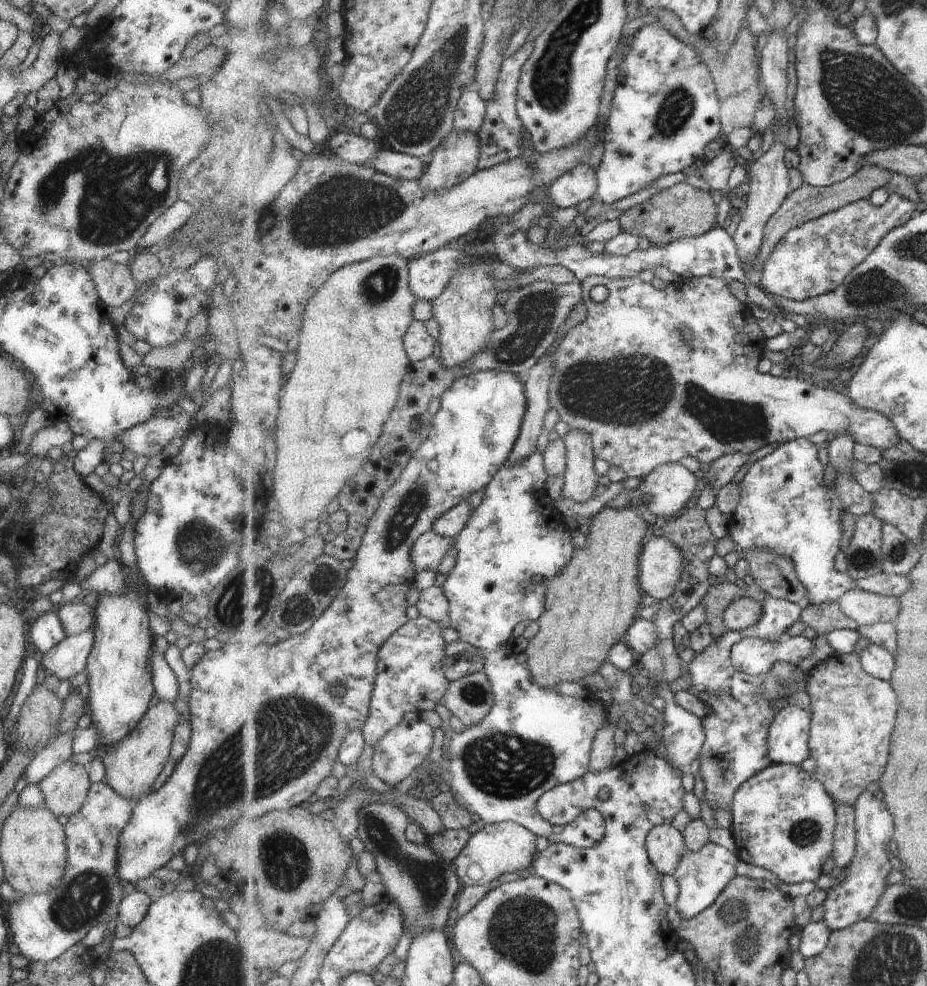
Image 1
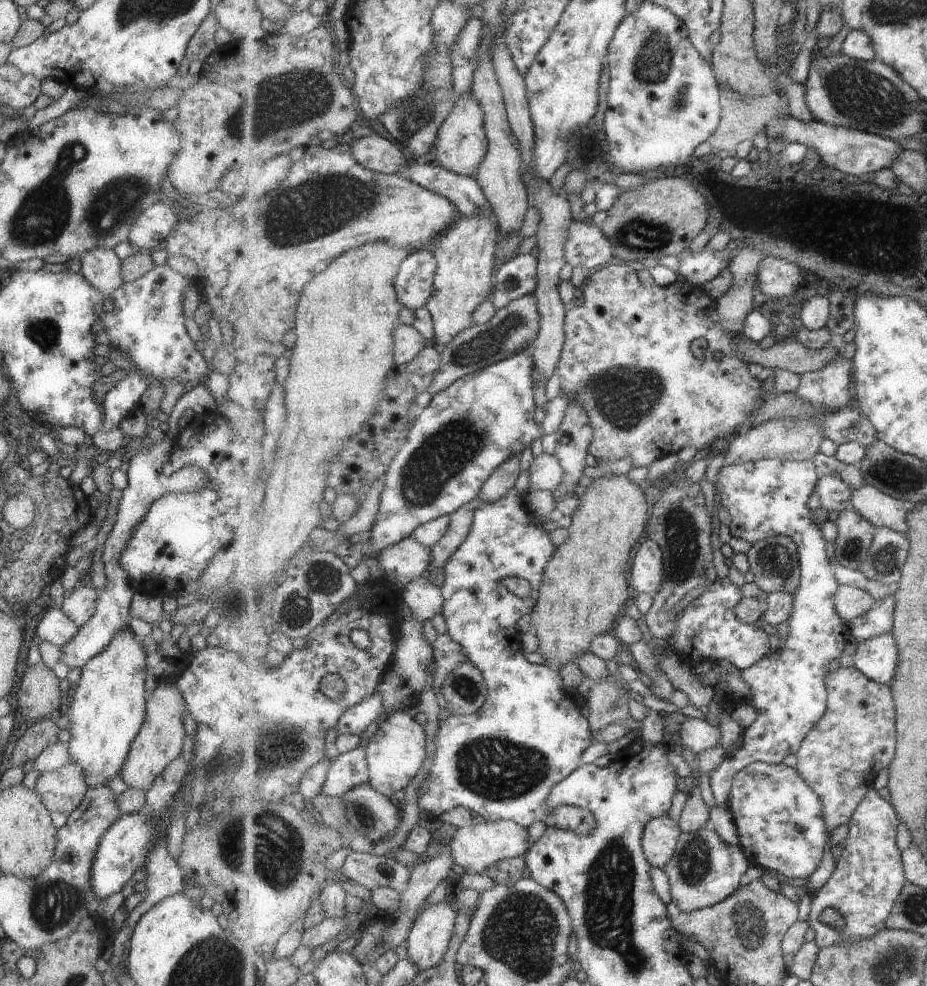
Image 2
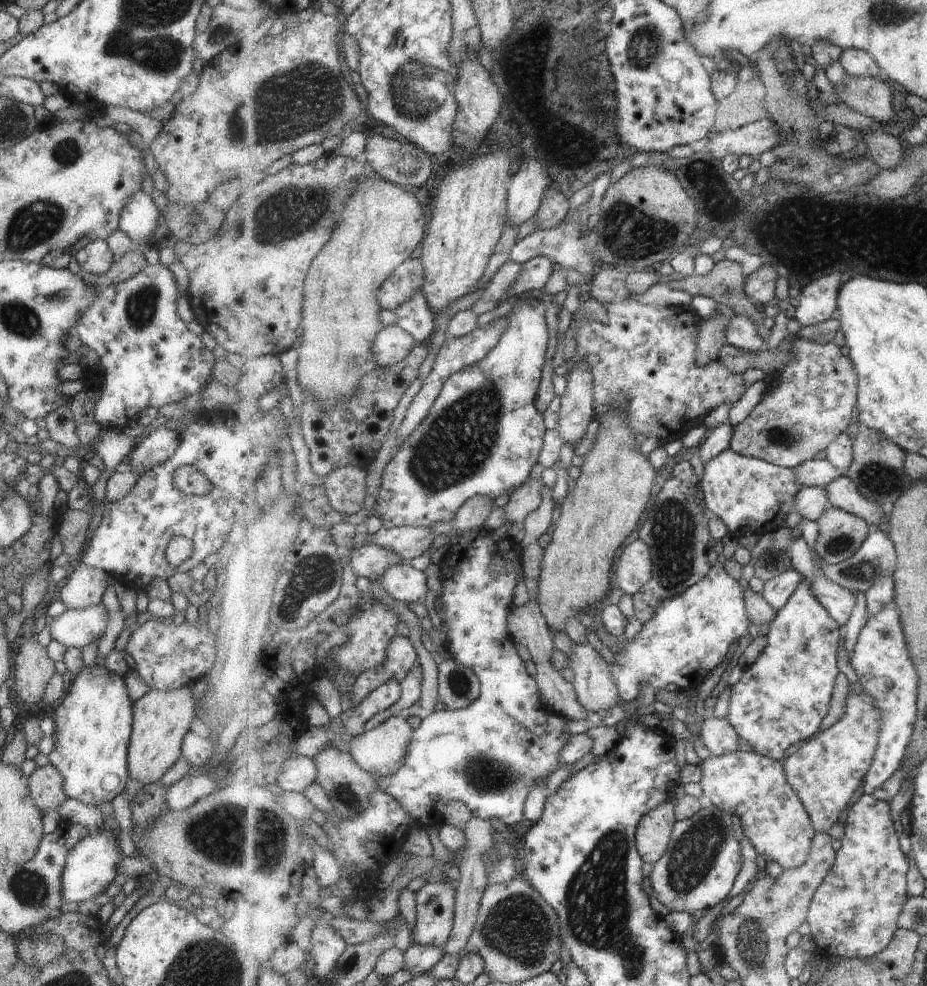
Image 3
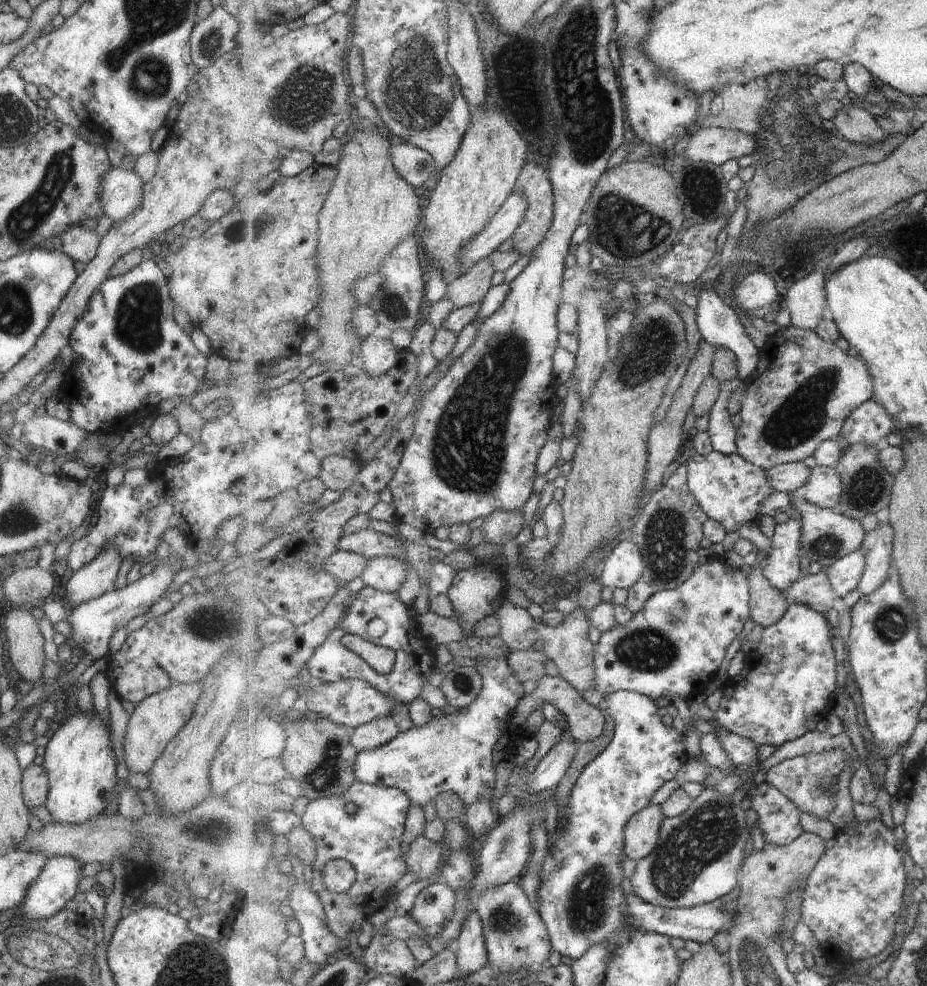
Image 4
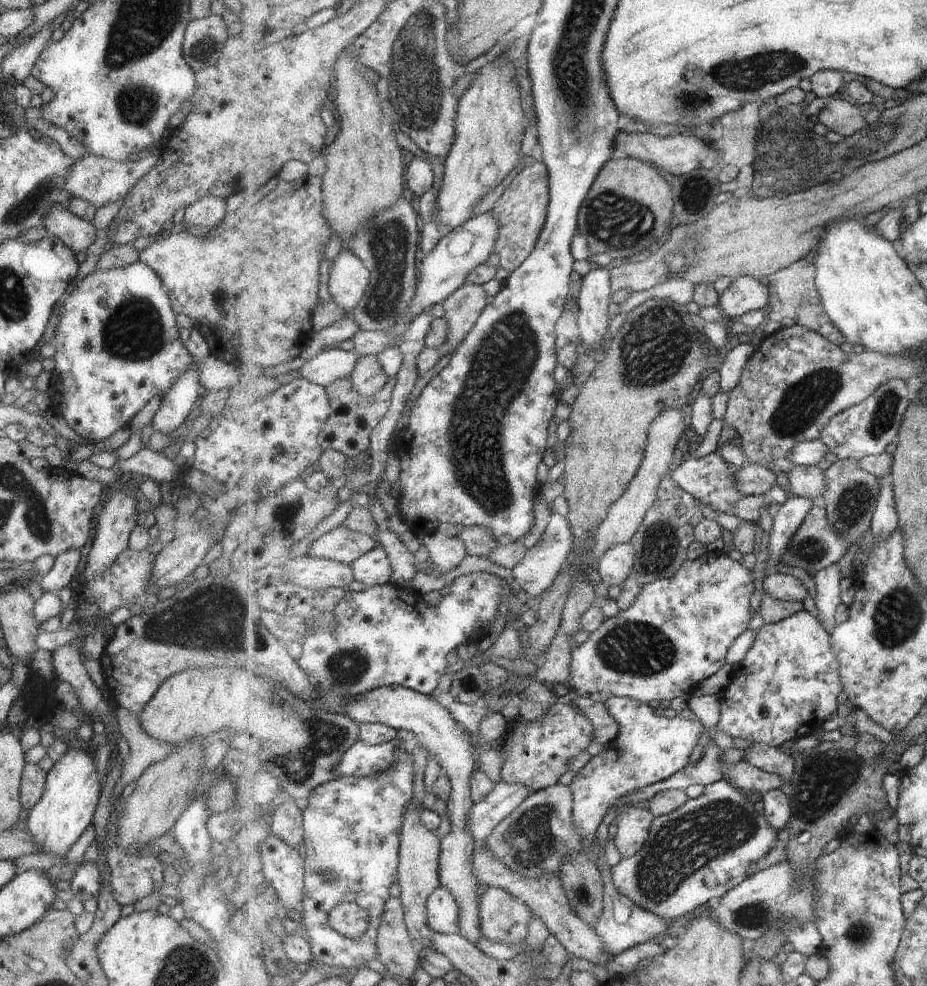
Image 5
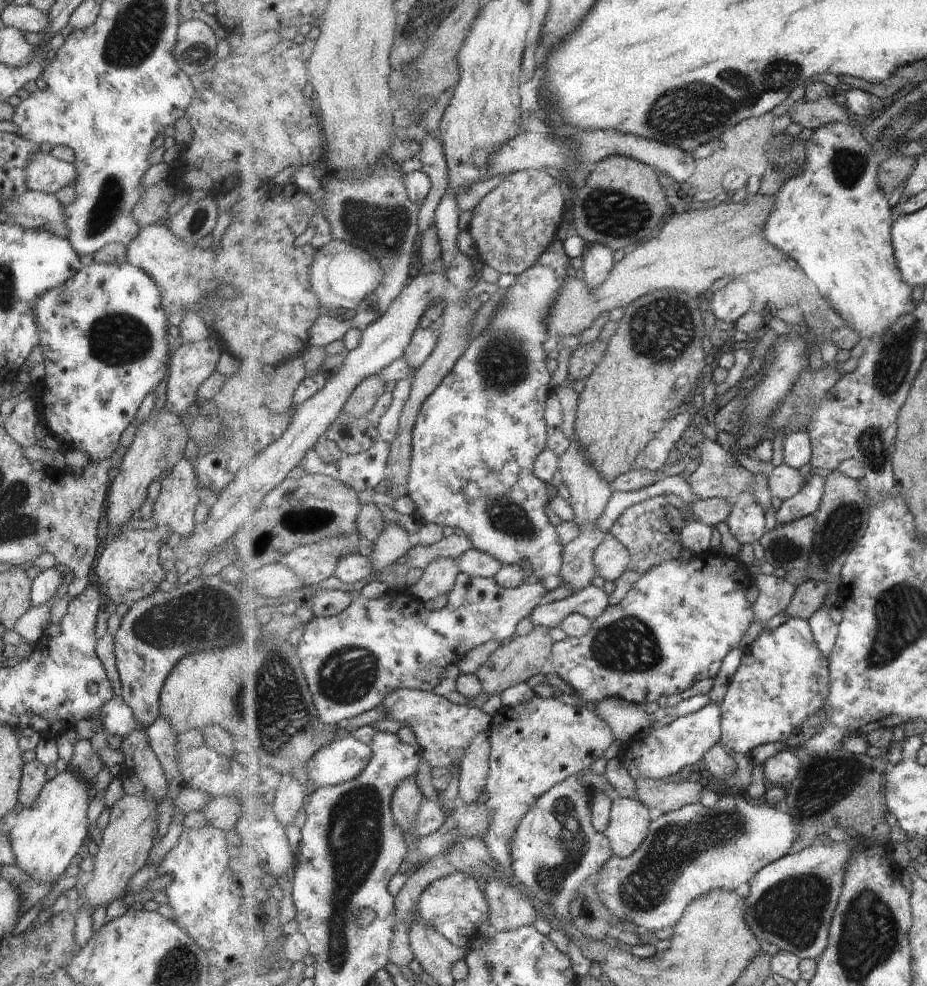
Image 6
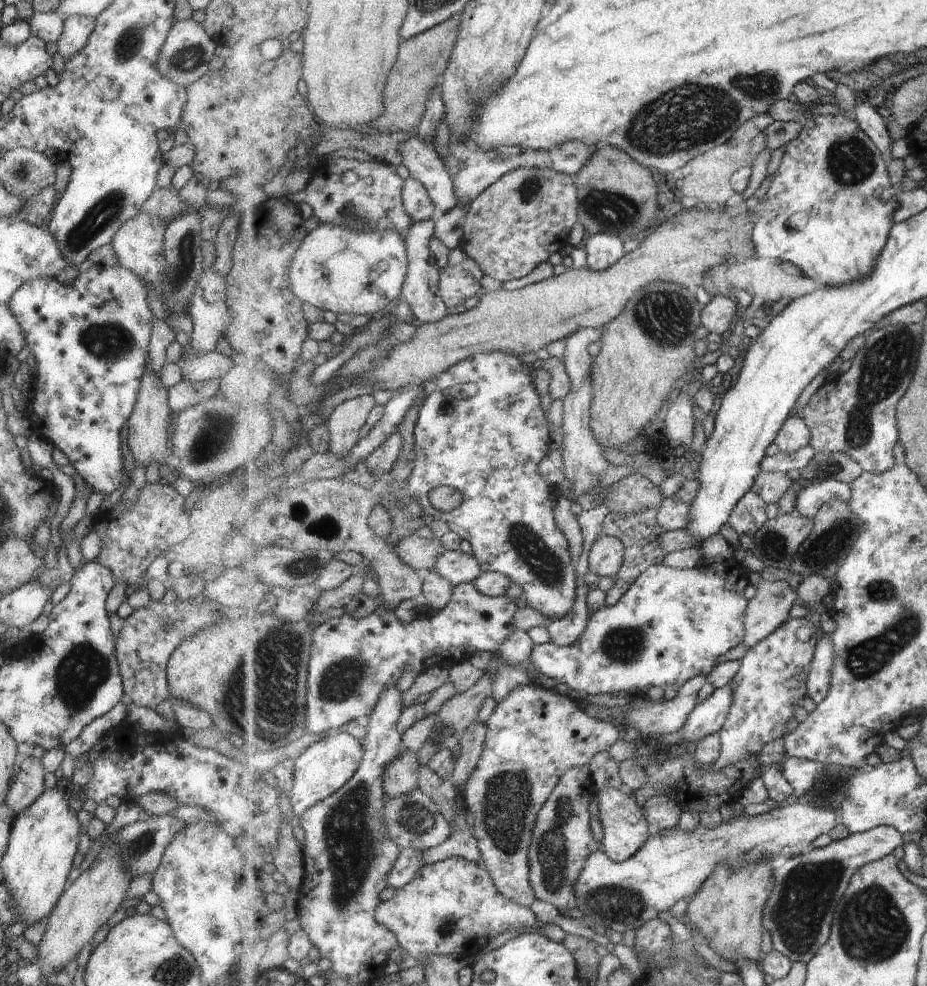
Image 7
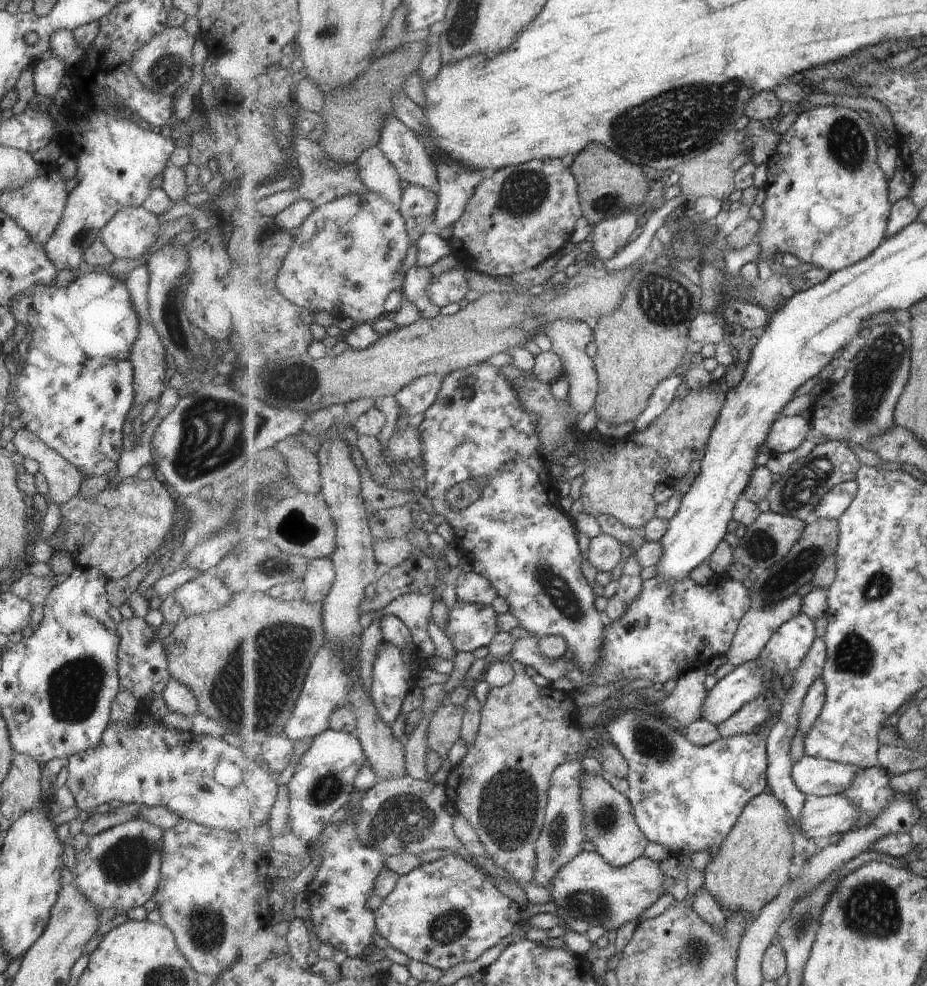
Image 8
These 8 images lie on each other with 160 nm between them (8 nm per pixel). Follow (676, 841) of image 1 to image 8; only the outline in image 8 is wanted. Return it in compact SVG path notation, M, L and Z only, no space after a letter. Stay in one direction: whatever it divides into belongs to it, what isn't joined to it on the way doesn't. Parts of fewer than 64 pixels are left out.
M584 772L581 779L584 788L582 805L585 807L585 830L588 840L595 846L595 852L602 854L611 866L622 867L635 862L645 854L645 846L649 841L634 813L630 799L619 792L601 775Z

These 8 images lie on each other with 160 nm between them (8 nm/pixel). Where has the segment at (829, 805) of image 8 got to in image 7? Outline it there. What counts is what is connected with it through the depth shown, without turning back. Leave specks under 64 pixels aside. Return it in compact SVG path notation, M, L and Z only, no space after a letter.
M794 800L760 815L749 816L744 813L737 815L713 828L707 828L698 823L694 830L689 832L675 827L663 834L657 833L649 837L635 856L623 862L615 862L599 850L587 857L579 877L576 886L578 908L595 929L604 933L617 931L625 934L627 930L637 931L649 921L659 918L659 914L671 910L679 900L689 902L702 889L719 865L727 865L731 870L740 871L763 860L769 863L781 854L785 857L796 857L801 855L803 850L807 850L807 846L813 844L819 836L829 834L839 822L839 812L833 809L823 810L805 801Z

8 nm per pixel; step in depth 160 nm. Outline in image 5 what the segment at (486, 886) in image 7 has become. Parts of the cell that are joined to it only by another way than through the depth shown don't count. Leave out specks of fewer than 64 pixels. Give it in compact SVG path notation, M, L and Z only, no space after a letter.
M439 887L428 898L427 922L433 932L456 935L460 932L459 904L451 893Z

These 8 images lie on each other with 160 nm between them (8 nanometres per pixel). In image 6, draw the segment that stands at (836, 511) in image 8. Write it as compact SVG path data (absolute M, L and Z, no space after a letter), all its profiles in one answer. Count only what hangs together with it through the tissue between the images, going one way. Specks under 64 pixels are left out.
M813 476L793 498L782 501L775 514L777 526L815 515L819 510L826 487L826 478Z

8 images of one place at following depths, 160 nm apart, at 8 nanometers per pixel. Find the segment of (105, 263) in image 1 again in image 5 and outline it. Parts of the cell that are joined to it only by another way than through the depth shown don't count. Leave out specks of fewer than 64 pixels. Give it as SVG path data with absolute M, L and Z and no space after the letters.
M53 205L44 215L42 224L47 234L59 238L75 254L85 252L97 234L92 222L83 220L58 205Z

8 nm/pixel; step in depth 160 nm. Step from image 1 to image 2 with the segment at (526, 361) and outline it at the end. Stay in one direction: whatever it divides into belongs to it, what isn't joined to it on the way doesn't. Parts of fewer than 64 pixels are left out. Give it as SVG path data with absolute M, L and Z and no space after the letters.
M525 295L499 309L487 324L475 324L470 329L464 330L450 345L440 349L442 356L440 369L427 392L435 396L437 393L447 390L460 378L503 362L518 352L534 348L538 339L540 320L541 315L536 296Z

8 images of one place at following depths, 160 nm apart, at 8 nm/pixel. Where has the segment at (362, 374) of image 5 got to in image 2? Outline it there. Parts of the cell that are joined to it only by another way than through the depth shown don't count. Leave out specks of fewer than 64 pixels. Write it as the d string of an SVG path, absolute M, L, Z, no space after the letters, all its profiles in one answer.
M399 325L399 328L394 332L396 364L409 364L429 343L429 340L413 325Z

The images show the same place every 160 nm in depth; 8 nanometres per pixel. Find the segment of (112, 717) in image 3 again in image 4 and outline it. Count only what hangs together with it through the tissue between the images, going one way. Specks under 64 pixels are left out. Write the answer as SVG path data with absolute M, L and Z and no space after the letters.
M92 711L78 713L68 717L49 737L44 746L42 767L48 778L48 793L44 800L45 808L52 814L55 823L80 823L103 812L113 787L117 782L116 760L110 745L110 730L108 722L101 720Z

